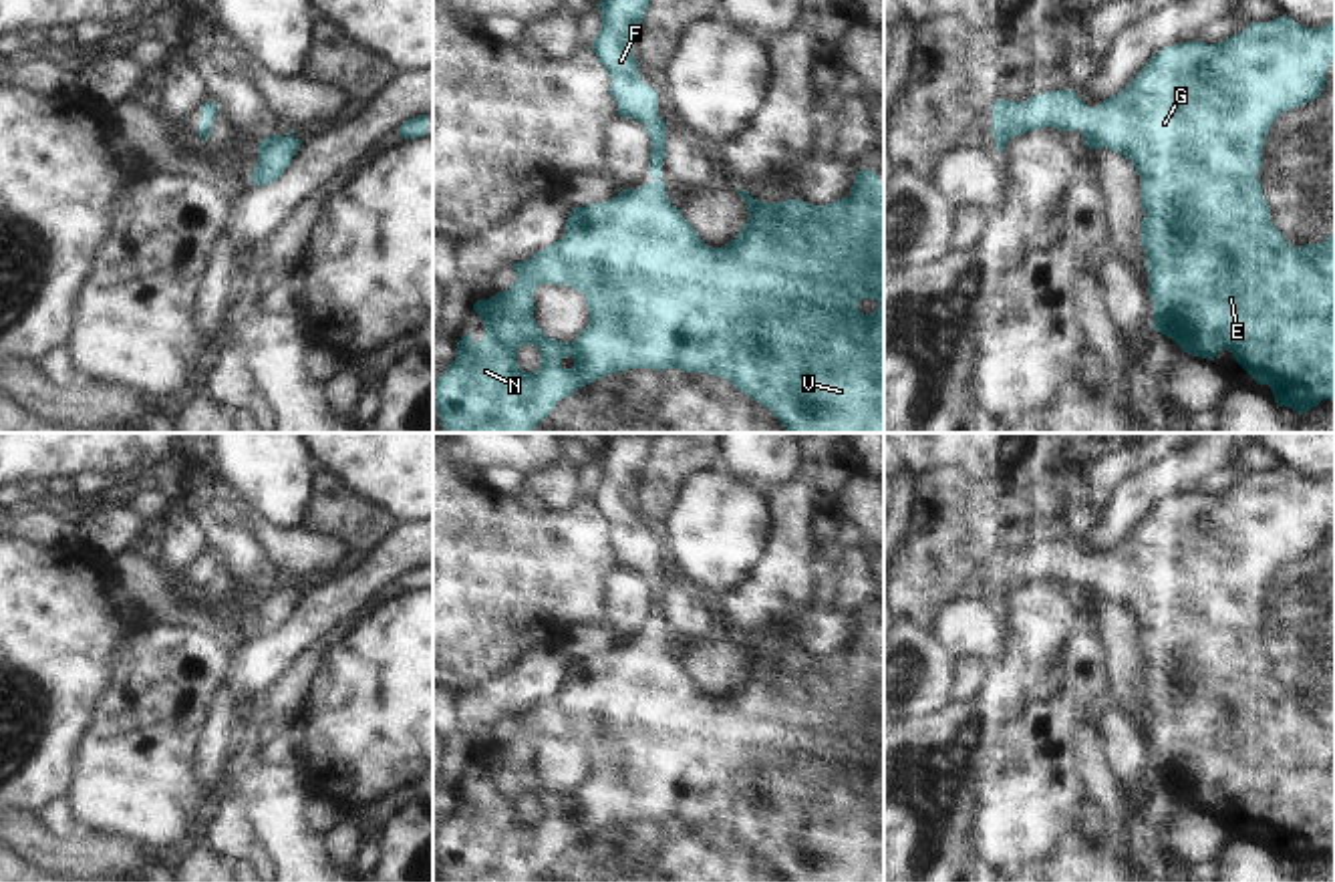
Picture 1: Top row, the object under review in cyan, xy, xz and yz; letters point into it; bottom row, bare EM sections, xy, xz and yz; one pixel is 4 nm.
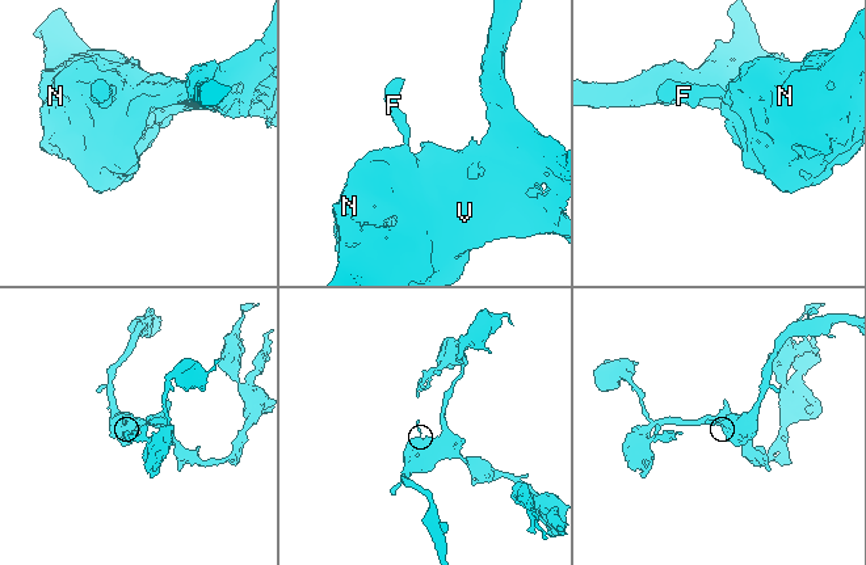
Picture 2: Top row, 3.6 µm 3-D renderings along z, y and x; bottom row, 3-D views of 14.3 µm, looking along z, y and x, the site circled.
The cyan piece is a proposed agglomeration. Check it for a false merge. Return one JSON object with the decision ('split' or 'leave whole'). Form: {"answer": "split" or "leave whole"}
{"answer": "leave whole"}

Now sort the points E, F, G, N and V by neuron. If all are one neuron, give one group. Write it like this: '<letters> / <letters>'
E F G N V

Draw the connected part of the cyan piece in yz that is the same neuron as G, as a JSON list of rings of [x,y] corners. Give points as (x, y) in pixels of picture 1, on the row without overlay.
[[[1287,465],[1248,477],[1224,493],[1180,493],[1154,505],[1118,546],[1089,560],[1071,540],[1047,542],[1023,554],[997,550],[991,560],[991,586],[997,602],[1027,582],[1053,578],[1081,582],[1087,600],[1109,600],[1134,614],[1142,636],[1144,671],[1140,691],[1146,703],[1148,745],[1156,783],[1172,789],[1184,803],[1214,812],[1228,801],[1258,834],[1269,836],[1277,858],[1299,866],[1323,850],[1335,854],[1335,687],[1293,699],[1271,673],[1258,620],[1273,572],[1323,544],[1335,509],[1335,471],[1307,479]]]

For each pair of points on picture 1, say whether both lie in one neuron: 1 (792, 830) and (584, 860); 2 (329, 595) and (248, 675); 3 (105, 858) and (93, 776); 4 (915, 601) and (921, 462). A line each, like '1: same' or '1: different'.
1: same
2: same
3: different
4: different

